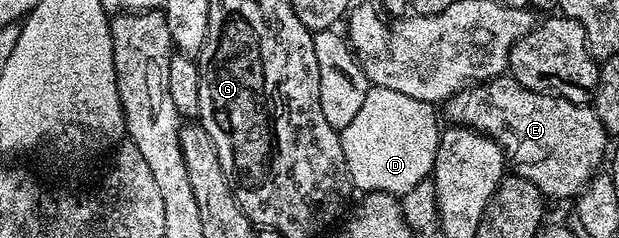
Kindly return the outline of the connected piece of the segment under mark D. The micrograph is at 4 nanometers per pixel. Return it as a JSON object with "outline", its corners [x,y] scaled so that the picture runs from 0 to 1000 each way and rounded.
{"outline":[[[596,366],[591,429],[578,458],[578,483],[565,513],[565,529],[548,542],[553,597],[553,647],[559,647],[562,748],[569,761],[570,794],[583,811],[628,807],[641,832],[654,824],[675,765],[693,752],[698,702],[704,676],[704,634],[711,592],[714,521],[704,508],[706,441],[690,437],[675,412],[662,412],[662,395],[643,395],[643,378]]]}

